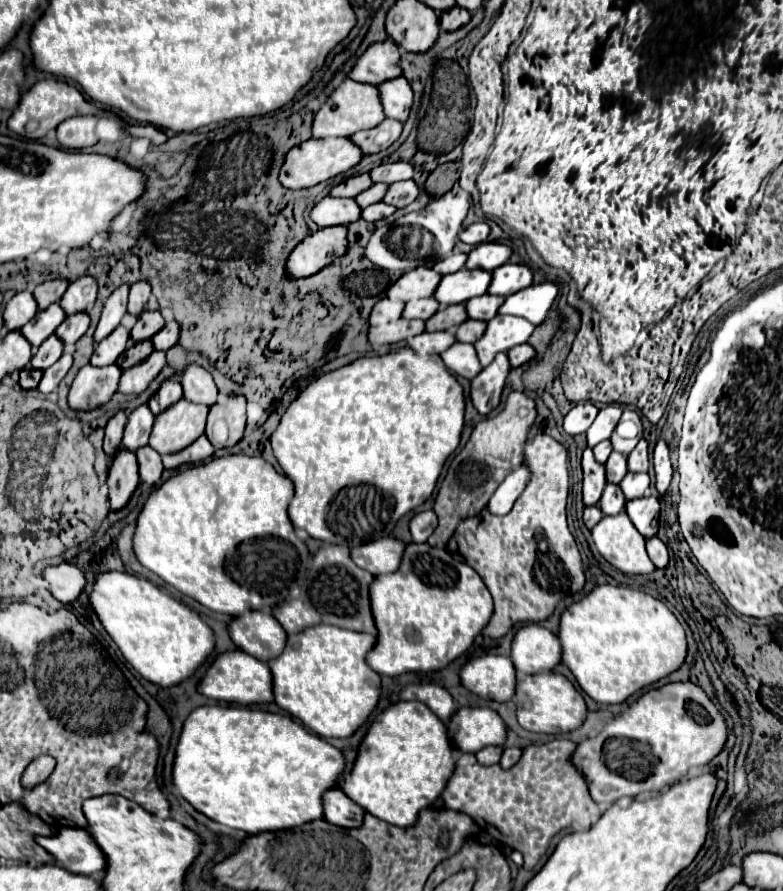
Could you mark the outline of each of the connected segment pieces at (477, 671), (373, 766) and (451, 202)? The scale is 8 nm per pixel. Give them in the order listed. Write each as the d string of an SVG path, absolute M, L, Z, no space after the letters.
M478 656L460 668L460 682L466 690L484 700L508 702L514 696L516 670L506 656Z
M396 702L382 710L370 724L362 744L358 746L358 754L352 770L344 776L340 788L350 798L356 800L368 814L394 824L394 826L412 826L422 808L430 806L444 790L448 776L454 772L454 756L448 740L448 732L444 722L420 702Z
M464 190L456 194L446 192L432 200L424 210L412 212L408 226L420 226L434 236L432 252L436 258L444 258L456 244L456 234L462 230L462 220L470 208L470 196Z

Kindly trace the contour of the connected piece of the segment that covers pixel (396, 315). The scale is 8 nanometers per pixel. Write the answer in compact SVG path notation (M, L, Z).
M388 296L378 300L369 317L369 326L380 327L387 322L399 320L402 306L404 306L404 302L400 302L400 300L390 300Z

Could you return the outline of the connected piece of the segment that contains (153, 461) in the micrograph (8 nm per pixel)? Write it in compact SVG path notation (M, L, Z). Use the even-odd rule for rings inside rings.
M142 446L142 448L138 448L136 456L138 456L138 468L140 468L142 482L158 484L162 470L164 470L160 454L152 446Z

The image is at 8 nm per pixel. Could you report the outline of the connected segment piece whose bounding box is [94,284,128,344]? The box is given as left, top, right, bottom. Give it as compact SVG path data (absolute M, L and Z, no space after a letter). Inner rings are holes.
M122 284L104 302L100 324L98 324L96 332L94 332L94 342L96 344L120 324L122 316L126 314L126 302L128 302L128 284Z

